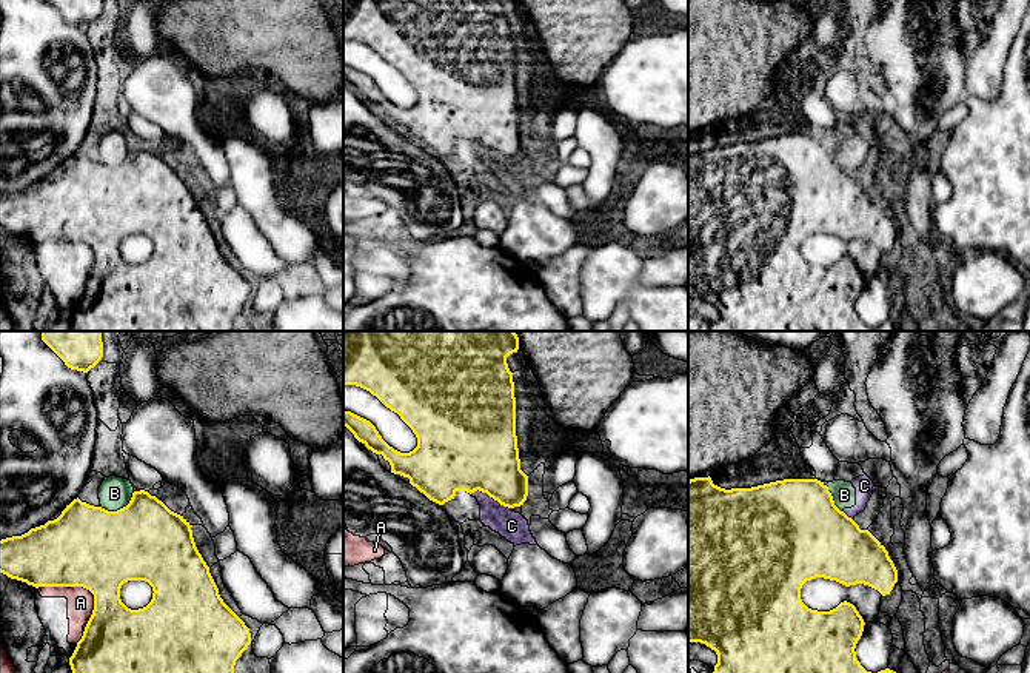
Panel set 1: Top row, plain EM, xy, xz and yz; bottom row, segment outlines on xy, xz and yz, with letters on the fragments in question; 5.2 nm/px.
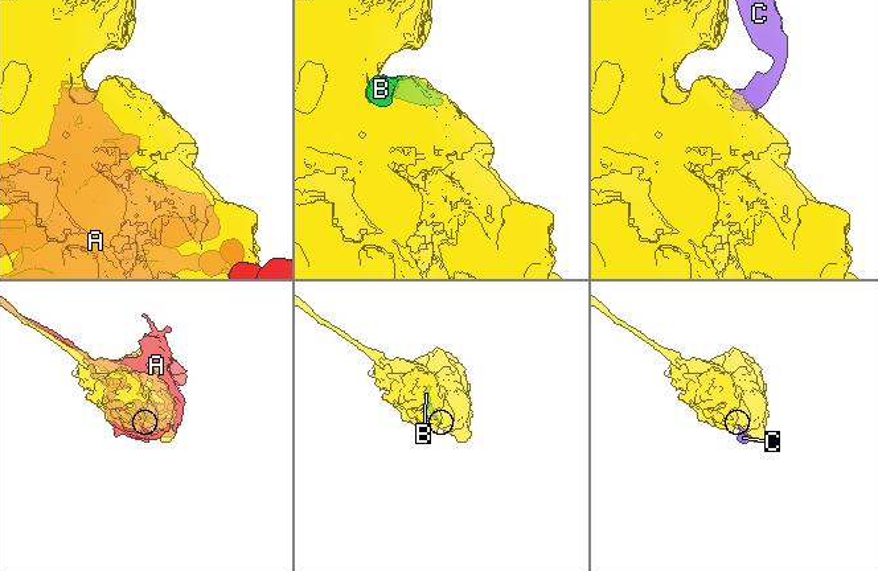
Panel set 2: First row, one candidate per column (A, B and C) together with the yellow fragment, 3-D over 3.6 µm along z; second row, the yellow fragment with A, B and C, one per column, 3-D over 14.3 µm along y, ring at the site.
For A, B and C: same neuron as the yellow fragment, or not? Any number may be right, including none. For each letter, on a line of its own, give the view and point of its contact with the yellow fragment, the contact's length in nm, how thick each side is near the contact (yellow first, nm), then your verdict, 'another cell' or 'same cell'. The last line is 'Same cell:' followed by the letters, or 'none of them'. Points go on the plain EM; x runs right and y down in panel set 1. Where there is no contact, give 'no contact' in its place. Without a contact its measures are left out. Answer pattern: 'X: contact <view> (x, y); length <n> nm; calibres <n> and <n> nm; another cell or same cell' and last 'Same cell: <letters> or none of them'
A: contact xy (82, 241); length 320 nm; calibres 420 and 140 nm; another cell
B: contact xy (120, 164); length 200 nm; calibres 420 and 170 nm; another cell
C: contact xz (490, 151); length 240 nm; calibres 420 and 150 nm; another cell
Same cell: none of them

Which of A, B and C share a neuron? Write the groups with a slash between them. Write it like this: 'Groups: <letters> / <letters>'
Groups: A / B C

